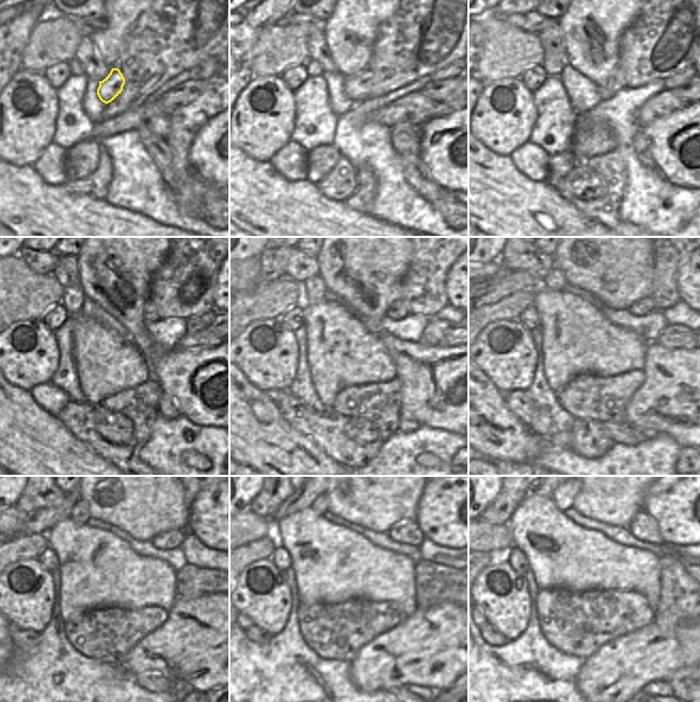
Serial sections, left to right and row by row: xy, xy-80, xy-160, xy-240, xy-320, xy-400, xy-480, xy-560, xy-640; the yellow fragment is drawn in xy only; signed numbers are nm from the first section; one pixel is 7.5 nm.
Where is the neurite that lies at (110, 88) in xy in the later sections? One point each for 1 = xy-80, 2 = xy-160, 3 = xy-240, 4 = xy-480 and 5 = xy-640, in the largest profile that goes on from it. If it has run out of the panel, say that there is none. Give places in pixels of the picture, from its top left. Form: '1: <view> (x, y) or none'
1: xy-80 (358, 86)
2: xy-160 (615, 81)
3: xy-240 (150, 315)
4: xy-480 (168, 540)
5: xy-640 (642, 527)

